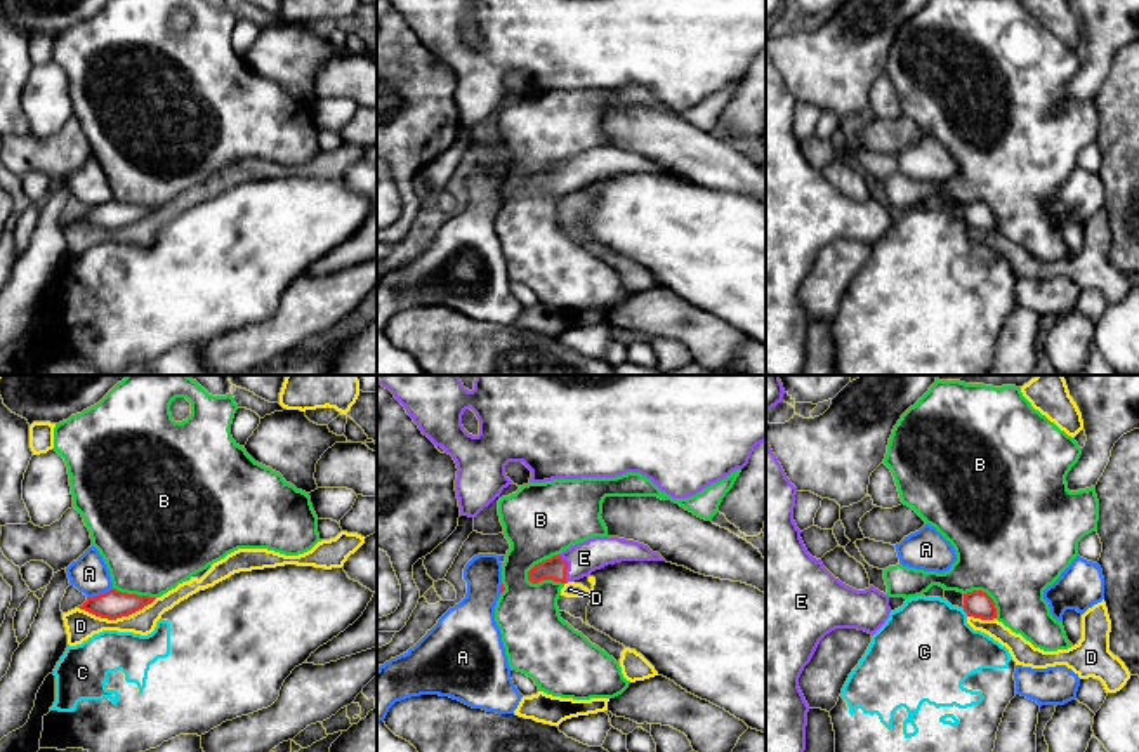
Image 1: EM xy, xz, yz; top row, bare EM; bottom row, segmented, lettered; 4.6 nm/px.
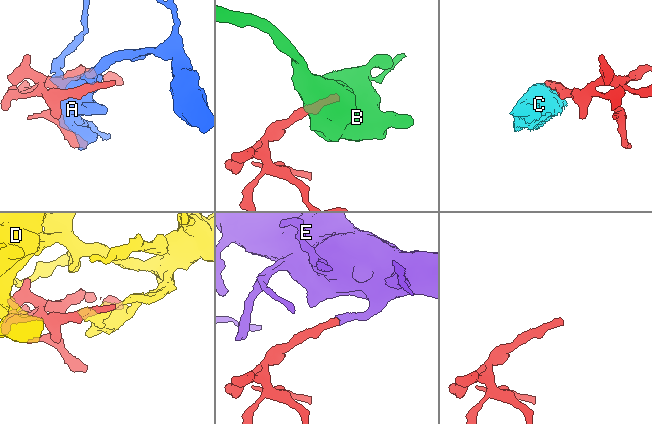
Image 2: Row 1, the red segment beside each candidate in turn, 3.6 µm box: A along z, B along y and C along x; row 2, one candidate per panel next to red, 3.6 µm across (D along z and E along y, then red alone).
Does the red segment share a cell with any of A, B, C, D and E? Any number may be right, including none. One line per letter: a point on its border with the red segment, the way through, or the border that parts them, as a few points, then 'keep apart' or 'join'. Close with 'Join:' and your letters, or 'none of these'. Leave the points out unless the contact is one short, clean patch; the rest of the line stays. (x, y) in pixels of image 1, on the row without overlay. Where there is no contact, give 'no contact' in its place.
A: meets red in xy at (99, 205); keep apart
B: meets red in xz at (539, 174); border along xz (558, 164), (539, 172), (526, 190); keep apart
C: meets red in yz at (964, 221); border along yz (962, 217), (967, 226); keep apart
D: meets red in xy at (117, 228); keep apart
E: meets red in xz at (566, 179); runs through xz (554, 179), (566, 179), (584, 169); join
Join: E

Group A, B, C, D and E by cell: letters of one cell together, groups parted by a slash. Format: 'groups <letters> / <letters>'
groups A / B / C / D / E

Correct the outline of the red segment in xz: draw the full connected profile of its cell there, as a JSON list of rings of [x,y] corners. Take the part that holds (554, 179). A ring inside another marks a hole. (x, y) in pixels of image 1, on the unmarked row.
[[[594,148],[550,170],[535,175],[528,182],[528,191],[538,195],[554,191],[561,195],[589,188],[592,182],[622,172],[665,172],[648,156],[618,148]]]

